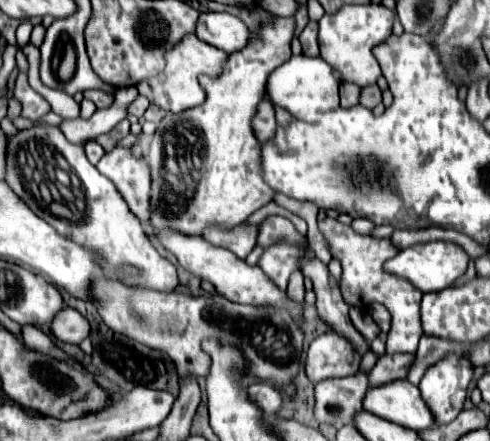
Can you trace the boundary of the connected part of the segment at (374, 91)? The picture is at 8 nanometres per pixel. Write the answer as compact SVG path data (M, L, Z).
M376 84L374 86L366 86L366 88L360 88L360 104L362 106L374 108L380 102L382 102L382 92L380 92L380 88Z

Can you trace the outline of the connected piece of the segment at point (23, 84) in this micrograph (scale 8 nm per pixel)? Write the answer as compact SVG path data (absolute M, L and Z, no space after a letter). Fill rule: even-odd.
M20 72L20 74L18 74L10 96L22 104L22 114L20 114L20 116L24 116L24 118L28 118L28 120L40 122L40 118L50 112L50 104L48 104L38 92L34 92L34 90L30 88L30 84L28 84L28 74L26 74L26 72Z

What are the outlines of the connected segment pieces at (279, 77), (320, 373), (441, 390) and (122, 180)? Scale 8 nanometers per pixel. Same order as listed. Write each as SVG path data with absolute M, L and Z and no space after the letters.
M304 54L292 56L282 66L278 66L268 78L268 94L272 104L286 108L294 118L302 122L318 122L326 110L338 106L338 80L332 72L332 66L326 64L320 56L308 58Z
M326 332L312 340L306 354L306 376L316 384L328 378L352 376L358 372L360 356L354 352L346 338L334 332Z
M446 354L446 358L426 370L418 388L428 408L434 412L436 424L448 424L462 412L472 376L472 362L468 356L458 354Z
M114 148L102 156L96 168L114 182L134 216L146 224L150 216L150 170L146 160L132 158L128 148Z

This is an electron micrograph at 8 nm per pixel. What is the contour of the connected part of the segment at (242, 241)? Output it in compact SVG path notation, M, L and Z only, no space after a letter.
M240 224L226 232L218 230L218 228L206 228L206 232L204 232L204 240L208 240L214 246L234 252L242 260L254 248L256 236L258 236L258 226L248 226L248 224Z

